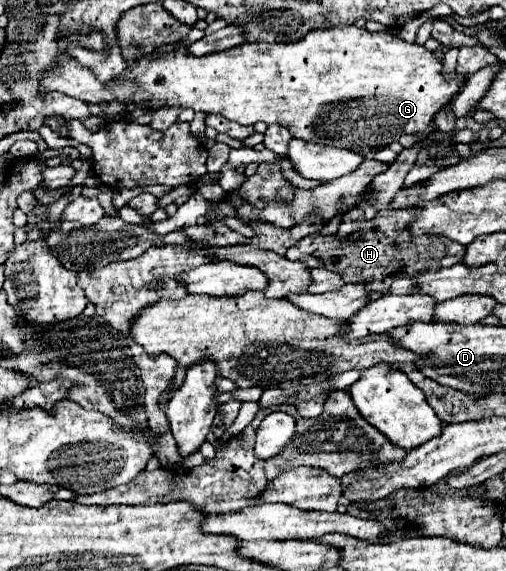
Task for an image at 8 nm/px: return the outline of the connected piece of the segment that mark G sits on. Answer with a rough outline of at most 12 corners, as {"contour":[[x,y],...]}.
{"contour":[[355,25],[139,57],[87,103],[181,105],[357,153],[423,133],[465,75]]}

